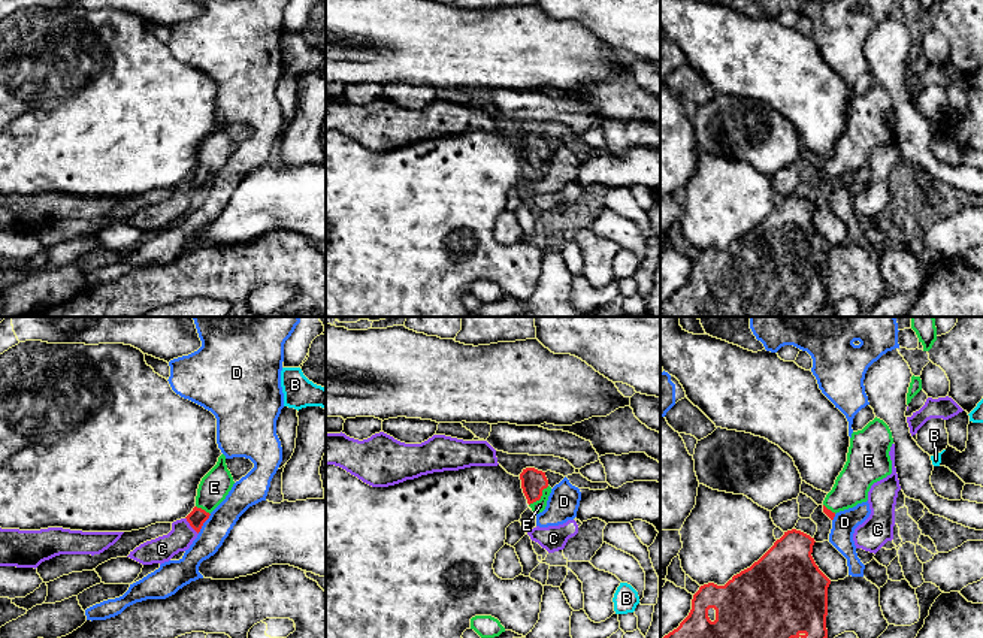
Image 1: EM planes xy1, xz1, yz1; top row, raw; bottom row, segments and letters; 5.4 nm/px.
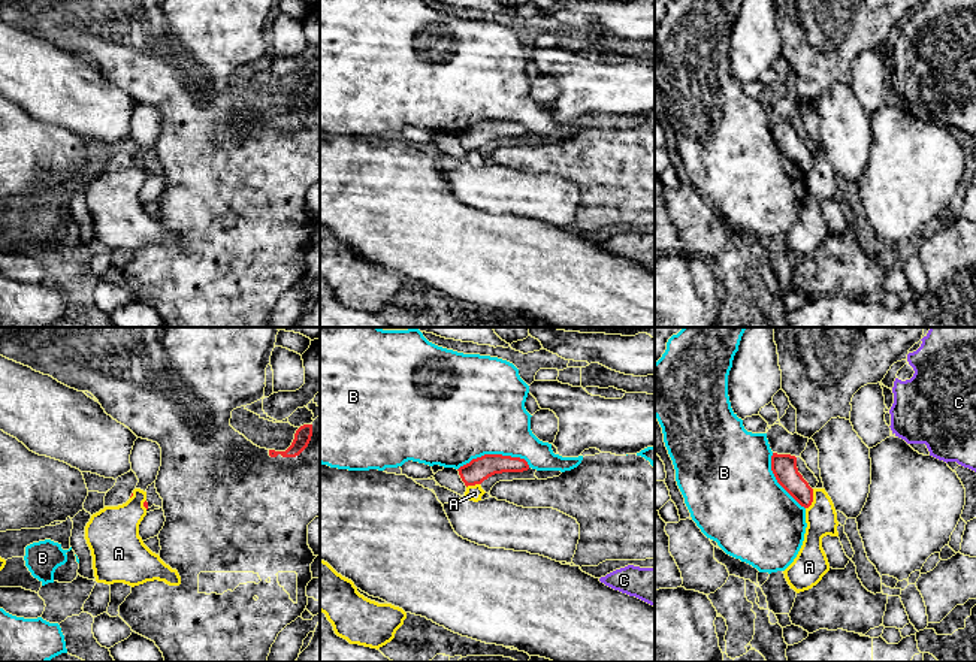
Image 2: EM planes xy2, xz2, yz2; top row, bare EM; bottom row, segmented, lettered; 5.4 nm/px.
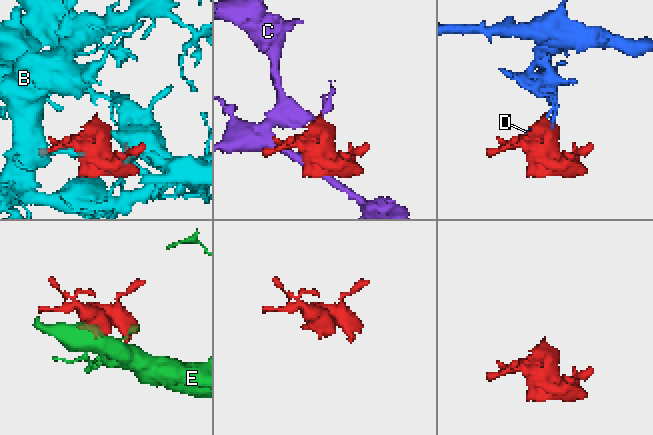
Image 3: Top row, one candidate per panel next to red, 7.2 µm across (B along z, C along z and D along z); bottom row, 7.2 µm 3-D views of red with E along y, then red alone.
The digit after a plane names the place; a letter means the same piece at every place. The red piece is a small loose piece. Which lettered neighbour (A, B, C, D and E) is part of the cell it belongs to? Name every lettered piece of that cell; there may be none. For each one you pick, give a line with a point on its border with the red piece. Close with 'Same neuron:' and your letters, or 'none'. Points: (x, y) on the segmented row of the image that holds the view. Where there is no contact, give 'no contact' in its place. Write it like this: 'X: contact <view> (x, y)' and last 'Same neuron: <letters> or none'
E: contact xz1 (541, 495)
Same neuron: E

